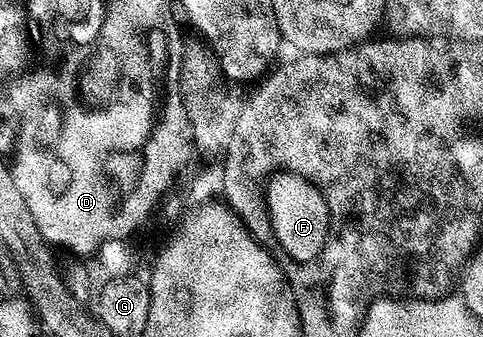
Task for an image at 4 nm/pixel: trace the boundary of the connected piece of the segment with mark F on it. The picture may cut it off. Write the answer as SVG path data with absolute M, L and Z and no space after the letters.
M277 171L266 182L268 218L276 236L276 245L285 258L301 263L315 262L328 241L328 204L323 199L300 201L302 182L296 173Z

